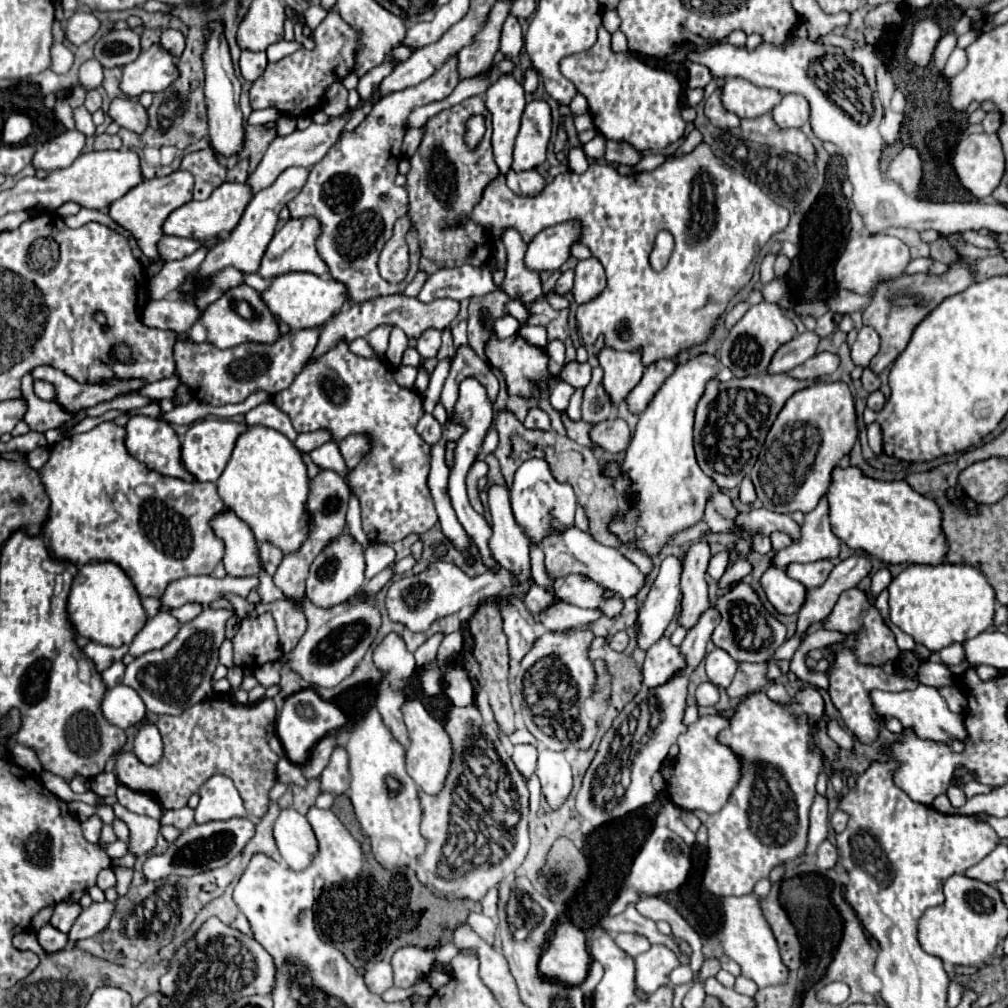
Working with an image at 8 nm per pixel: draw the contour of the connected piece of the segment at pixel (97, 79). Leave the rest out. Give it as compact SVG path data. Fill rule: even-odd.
M97 64L97 70L80 70L79 81L86 91L99 87L103 81L103 70L101 66Z

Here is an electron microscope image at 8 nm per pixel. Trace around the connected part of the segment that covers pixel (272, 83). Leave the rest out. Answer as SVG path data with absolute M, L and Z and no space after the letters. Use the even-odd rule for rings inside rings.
M329 11L321 25L311 33L311 39L315 41L313 51L301 47L293 55L287 55L281 61L267 65L265 73L253 83L249 91L253 109L277 107L279 111L293 117L311 113L317 105L321 105L327 85L331 85L333 81L341 81L351 73L355 63L357 37L355 31L337 15L337 11Z

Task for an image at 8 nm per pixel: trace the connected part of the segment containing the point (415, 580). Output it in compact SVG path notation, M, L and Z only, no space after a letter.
M433 561L425 571L401 577L391 583L387 591L387 613L391 621L403 623L411 631L427 631L431 623L445 615L457 613L465 605L477 605L483 599L497 597L505 587L511 587L511 573L505 569L499 569L499 573L483 573L479 577L465 575L457 565L447 561Z

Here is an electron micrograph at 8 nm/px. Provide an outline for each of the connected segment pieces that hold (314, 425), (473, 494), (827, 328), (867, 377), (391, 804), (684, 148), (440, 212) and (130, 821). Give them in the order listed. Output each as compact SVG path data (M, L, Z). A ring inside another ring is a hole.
M339 343L335 349L331 349L329 353L325 353L325 355L319 357L317 361L313 361L313 363L309 361L309 363L303 367L303 371L295 377L295 381L291 383L291 387L287 387L285 391L281 391L281 393L277 393L277 395L273 397L273 403L275 403L281 411L285 411L285 413L289 415L289 419L291 419L293 427L297 429L297 433L317 431L317 429L327 429L327 431L331 433L331 437L333 437L335 443L341 443L345 437L357 435L357 433L369 437L371 451L365 453L365 457L361 459L361 463L349 473L347 481L349 481L349 487L353 489L353 493L355 493L357 499L359 499L359 505L361 505L361 519L363 519L363 531L367 533L367 537L369 537L371 541L375 541L375 543L395 543L395 541L401 541L403 537L407 537L407 535L411 535L411 533L421 535L421 533L429 531L429 529L437 523L435 505L433 505L433 501L431 501L431 491L429 491L429 487L427 487L427 477L429 477L429 471L431 471L431 445L425 443L425 441L419 437L419 433L415 431L417 421L423 417L423 403L421 403L421 397L419 397L417 391L399 387L399 385L395 383L395 379L393 379L393 367L391 367L385 359L375 359L375 357L367 359L367 357L353 355L353 353L347 349L347 343Z
M475 461L469 469L469 475L467 475L467 493L469 493L469 501L473 505L473 509L477 513L483 513L483 503L479 499L479 491L477 491L477 481L481 477L485 477L489 473L489 465L485 461Z
M827 311L825 315L821 315L817 319L817 327L815 327L815 333L819 333L819 337L829 337L837 331L839 323L841 323L843 315L841 313L833 313L833 311Z
M869 367L863 369L863 377L861 377L861 381L863 381L863 387L865 387L869 393L881 389L881 377L879 377L875 371L871 371Z
M375 707L369 709L367 717L351 731L347 739L349 771L351 771L351 803L363 835L371 843L375 861L383 869L397 869L413 865L427 847L427 839L419 831L421 803L419 787L405 771L405 749L387 733Z
M693 129L687 137L685 137L685 141L675 149L675 155L677 157L683 157L683 155L687 155L687 153L691 153L697 145L701 143L701 137L699 137L699 131L697 129Z
M469 97L459 105L441 111L425 125L427 133L411 157L411 169L407 173L407 191L411 199L411 211L397 221L393 227L391 239L385 243L379 255L379 273L389 283L399 283L409 271L409 249L405 235L411 227L419 231L421 253L437 267L461 267L473 265L481 267L487 263L493 251L493 237L477 223L469 219L475 205L481 201L485 187L499 175L499 167L493 161L491 153L491 115L485 109L483 97ZM473 115L485 117L485 135L475 149L469 149L465 143L467 121ZM405 229L405 231L403 231Z
M115 803L111 805L115 815L127 823L129 827L129 853L135 855L135 857L141 857L141 855L147 855L153 851L155 843L157 843L157 835L159 835L159 821L153 819L153 817L147 817L147 815L137 815L137 813L131 813L129 809L125 809L123 805Z

